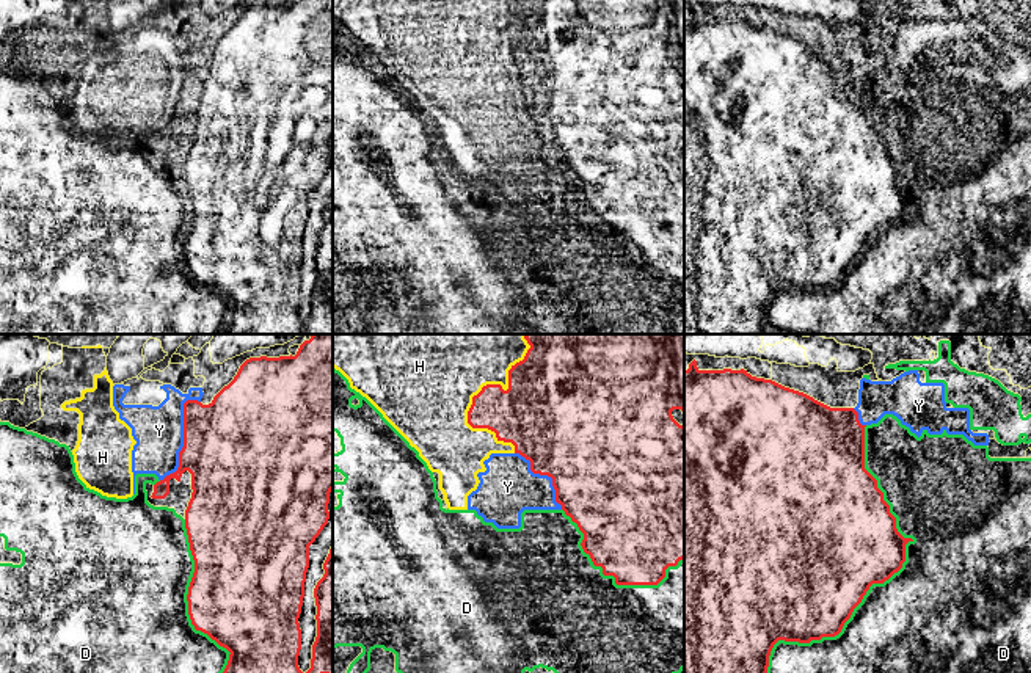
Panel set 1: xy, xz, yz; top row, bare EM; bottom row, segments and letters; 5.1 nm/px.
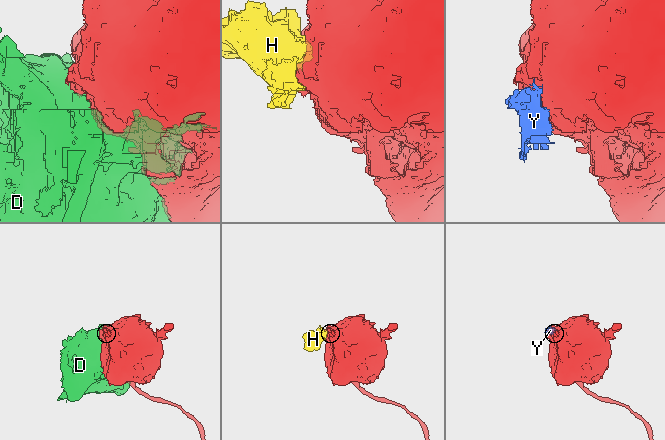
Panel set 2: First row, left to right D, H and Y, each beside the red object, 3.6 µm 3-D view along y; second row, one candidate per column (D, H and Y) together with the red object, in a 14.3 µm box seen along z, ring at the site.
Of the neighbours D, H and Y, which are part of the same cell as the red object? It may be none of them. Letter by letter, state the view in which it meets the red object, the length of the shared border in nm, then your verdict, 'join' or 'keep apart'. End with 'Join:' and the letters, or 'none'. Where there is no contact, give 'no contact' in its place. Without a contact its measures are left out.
D: contact in yz; length 1350 nm; keep apart
H: contact in xz; length 600 nm; keep apart
Y: contact in xy; length 460 nm; keep apart
Join: none

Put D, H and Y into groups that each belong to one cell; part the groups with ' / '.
D / H Y

